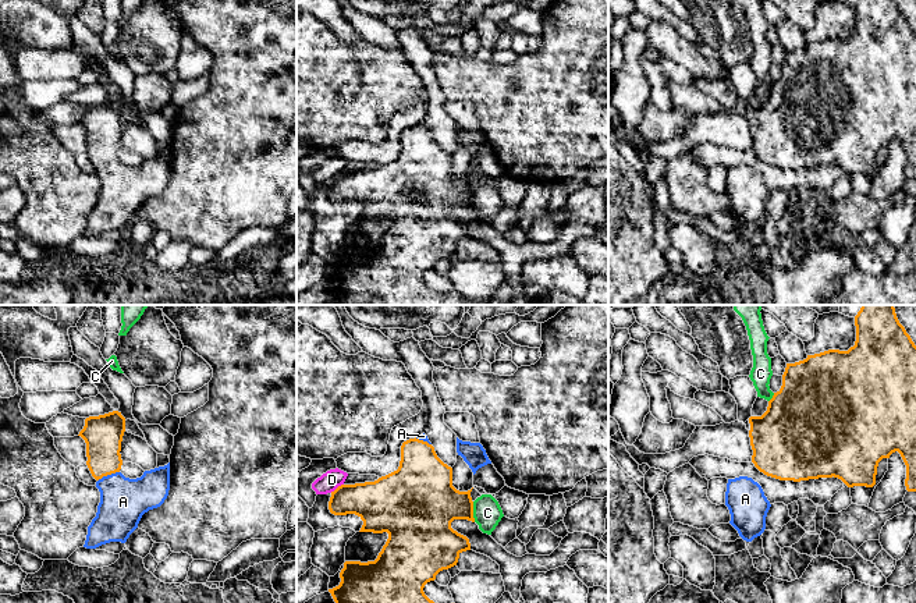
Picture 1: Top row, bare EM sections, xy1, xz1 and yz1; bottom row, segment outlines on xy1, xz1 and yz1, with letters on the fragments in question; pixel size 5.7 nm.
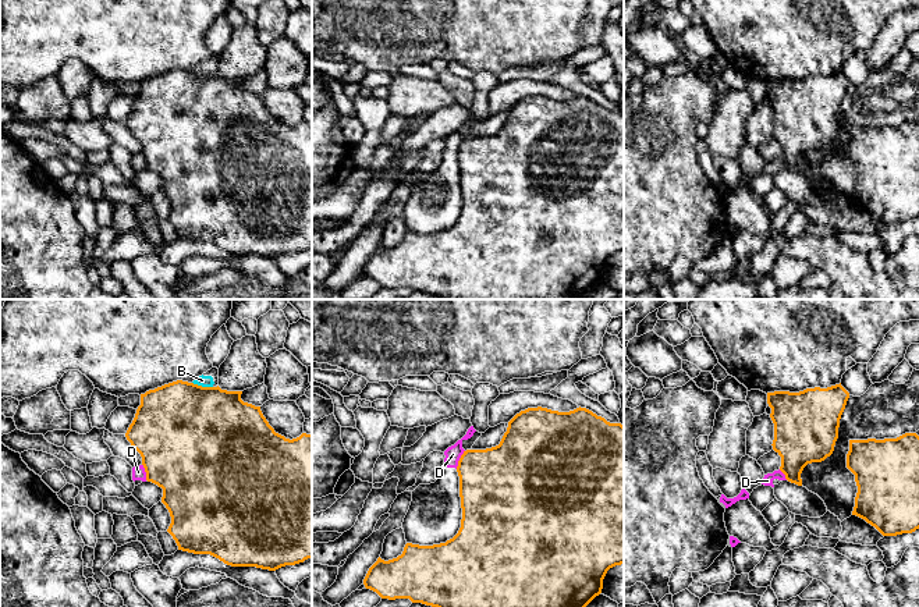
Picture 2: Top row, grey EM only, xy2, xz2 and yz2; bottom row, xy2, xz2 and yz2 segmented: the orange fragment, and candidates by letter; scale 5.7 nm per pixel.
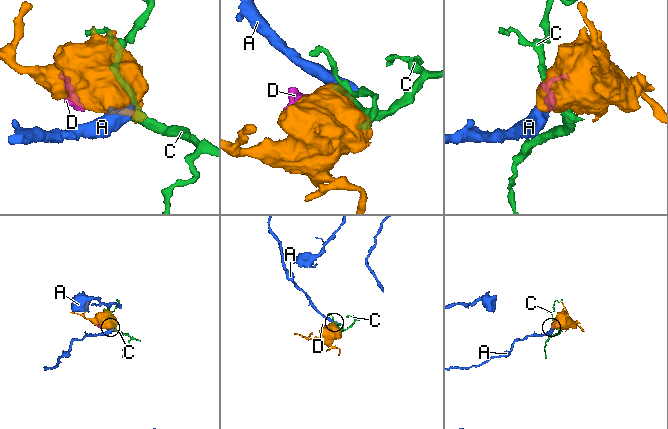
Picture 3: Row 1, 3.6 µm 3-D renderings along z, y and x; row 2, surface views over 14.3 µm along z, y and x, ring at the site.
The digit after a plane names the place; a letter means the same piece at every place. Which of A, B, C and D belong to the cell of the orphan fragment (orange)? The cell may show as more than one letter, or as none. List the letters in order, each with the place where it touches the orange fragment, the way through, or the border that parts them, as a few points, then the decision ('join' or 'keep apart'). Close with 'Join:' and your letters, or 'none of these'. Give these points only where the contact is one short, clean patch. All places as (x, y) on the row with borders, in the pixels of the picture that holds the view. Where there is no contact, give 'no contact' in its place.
A: xy1 (107, 474) | across xy1 (103, 435), (103, 460), (107, 474), (123, 502) | join
B: xy2 (201, 386) | along xy2 (192, 382), (212, 387) | keep apart
C: xz1 (472, 511) | keep apart
D: xz2 (460, 460) | keep apart
Join: A

